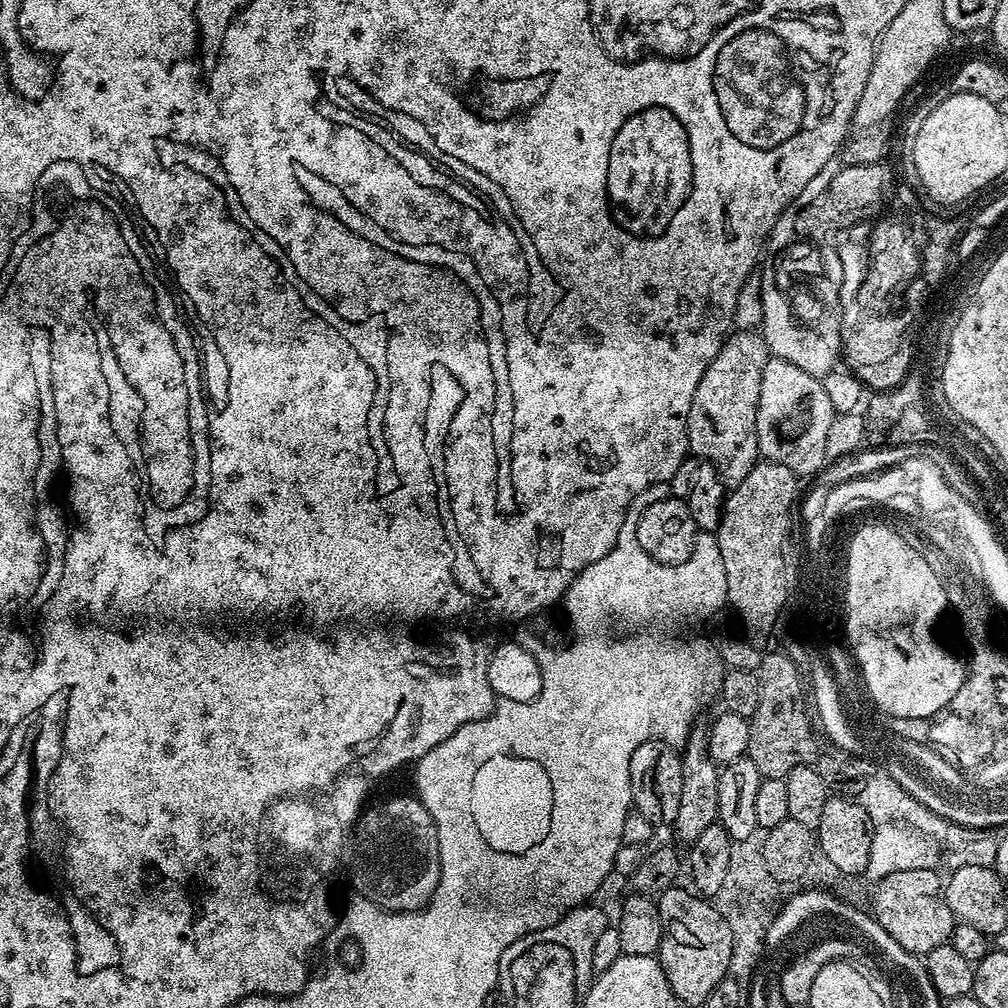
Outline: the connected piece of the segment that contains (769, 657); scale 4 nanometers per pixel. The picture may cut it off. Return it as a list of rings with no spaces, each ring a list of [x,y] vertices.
[[[765,651],[760,657],[760,667],[756,669],[758,682],[758,710],[748,721],[750,742],[746,755],[758,766],[761,777],[784,779],[794,766],[812,764],[817,759],[816,740],[812,737],[812,724],[804,709],[803,684],[796,682],[792,665],[782,658],[784,652]]]

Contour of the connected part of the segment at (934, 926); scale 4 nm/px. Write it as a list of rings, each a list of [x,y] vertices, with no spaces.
[[[935,867],[898,870],[875,881],[873,887],[871,915],[890,938],[914,957],[923,958],[934,946],[949,943],[952,934],[954,917],[944,901],[942,876],[940,880],[936,871]]]

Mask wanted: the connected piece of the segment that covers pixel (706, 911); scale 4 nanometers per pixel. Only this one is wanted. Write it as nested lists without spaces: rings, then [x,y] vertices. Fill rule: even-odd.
[[[673,886],[659,893],[658,915],[662,926],[662,942],[658,959],[664,967],[673,994],[686,1006],[700,1006],[715,988],[725,983],[729,975],[732,935],[719,907],[685,888]]]

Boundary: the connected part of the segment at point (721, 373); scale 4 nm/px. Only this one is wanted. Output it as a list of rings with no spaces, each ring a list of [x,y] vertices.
[[[736,330],[725,340],[722,350],[710,362],[706,374],[702,374],[702,382],[694,390],[694,398],[690,402],[688,415],[688,446],[693,457],[699,457],[710,463],[719,473],[725,489],[731,490],[739,486],[744,478],[758,463],[760,456],[755,422],[758,418],[759,391],[762,387],[762,372],[770,357],[768,343],[756,330]]]

